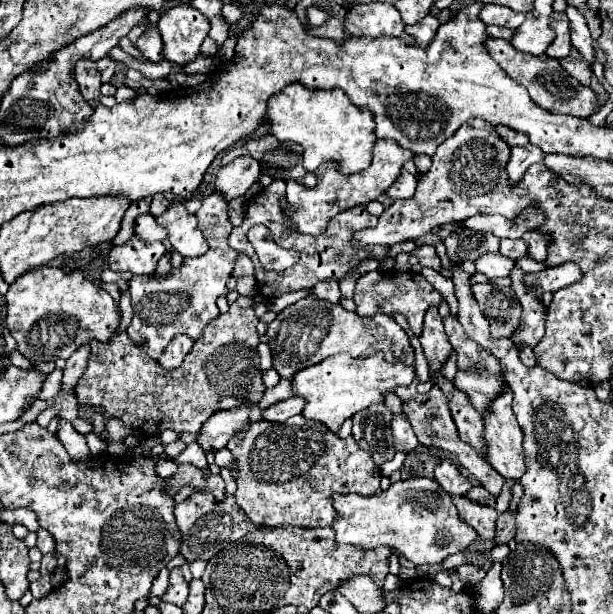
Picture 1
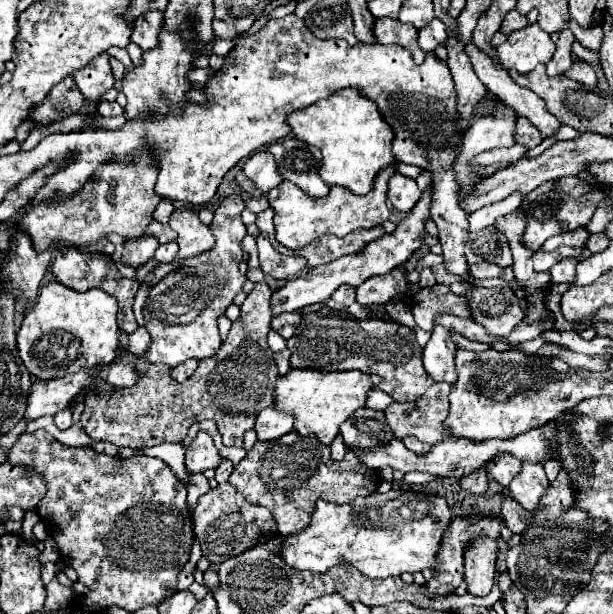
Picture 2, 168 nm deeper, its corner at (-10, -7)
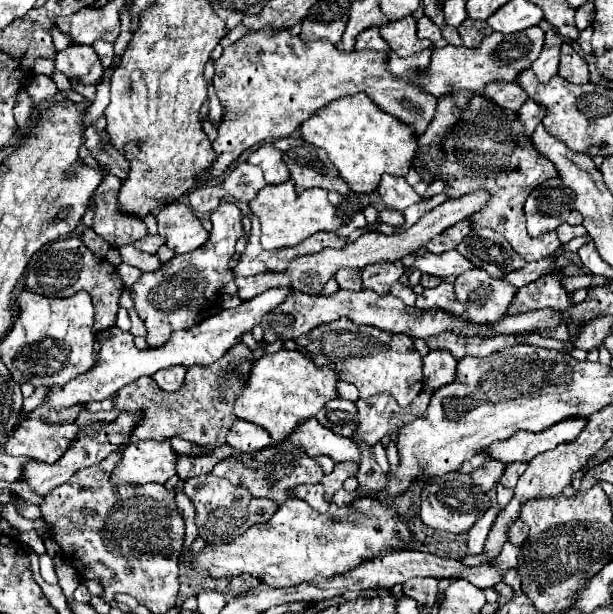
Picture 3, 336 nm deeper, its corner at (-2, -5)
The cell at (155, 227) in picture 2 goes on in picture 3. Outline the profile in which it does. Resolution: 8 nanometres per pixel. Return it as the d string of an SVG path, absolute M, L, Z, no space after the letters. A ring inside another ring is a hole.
M146 235L144 239L136 241L134 245L136 245L140 251L146 251L146 253L156 253L156 249L158 249L160 245L164 245L164 237L160 237L160 235Z

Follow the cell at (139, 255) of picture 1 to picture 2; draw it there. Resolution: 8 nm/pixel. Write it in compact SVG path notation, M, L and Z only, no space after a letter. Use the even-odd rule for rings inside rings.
M138 237L138 239L126 239L124 241L124 251L122 251L122 261L130 267L140 267L148 259L154 257L154 251L158 249L158 239L156 237Z

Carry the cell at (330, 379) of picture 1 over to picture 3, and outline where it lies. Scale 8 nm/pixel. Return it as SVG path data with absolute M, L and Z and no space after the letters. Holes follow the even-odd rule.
M282 349L256 361L246 391L236 399L234 415L268 429L270 437L280 443L286 441L304 421L316 417L330 399L338 397L338 381L340 377L338 373L332 373L332 369L316 367L302 353Z

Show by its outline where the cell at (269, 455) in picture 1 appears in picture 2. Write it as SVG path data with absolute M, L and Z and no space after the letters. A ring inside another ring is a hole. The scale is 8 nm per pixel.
M288 433L272 443L256 443L246 457L234 467L230 483L250 501L268 507L274 513L280 535L290 535L308 525L312 507L318 499L328 503L348 503L356 497L366 497L376 491L380 475L360 465L354 453L336 463L330 459L330 445L320 443L316 437L302 437Z

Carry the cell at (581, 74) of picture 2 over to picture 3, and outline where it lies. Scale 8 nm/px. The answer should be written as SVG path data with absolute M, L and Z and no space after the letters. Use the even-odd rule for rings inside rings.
M564 43L560 51L560 77L564 77L570 83L588 83L588 65L584 57L580 57L572 45Z

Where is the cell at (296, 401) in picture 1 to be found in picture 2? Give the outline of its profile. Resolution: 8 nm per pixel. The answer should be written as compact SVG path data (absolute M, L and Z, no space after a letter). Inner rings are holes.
M272 407L258 413L254 431L258 441L274 441L292 431L292 415L280 415L280 411L272 411Z

